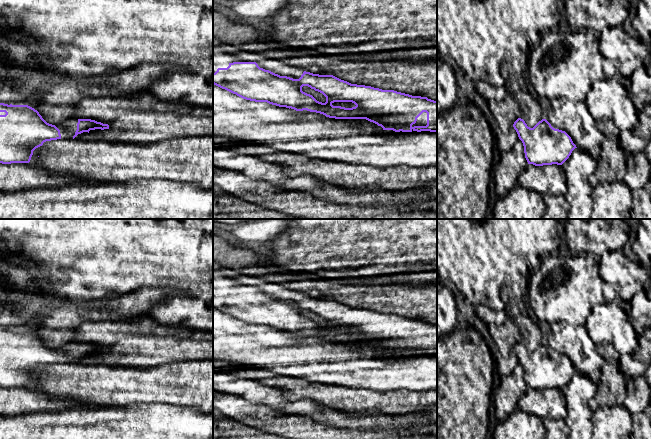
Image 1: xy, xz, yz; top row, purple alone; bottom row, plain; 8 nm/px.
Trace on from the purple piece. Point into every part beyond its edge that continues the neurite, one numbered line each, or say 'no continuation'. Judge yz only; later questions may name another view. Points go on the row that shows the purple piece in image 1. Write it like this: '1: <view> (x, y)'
no continuation

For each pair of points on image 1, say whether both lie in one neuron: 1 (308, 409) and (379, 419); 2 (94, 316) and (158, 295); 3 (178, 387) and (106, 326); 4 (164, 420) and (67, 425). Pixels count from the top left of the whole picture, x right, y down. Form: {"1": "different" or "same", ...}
{"1": "same", "2": "same", "3": "different", "4": "same"}

